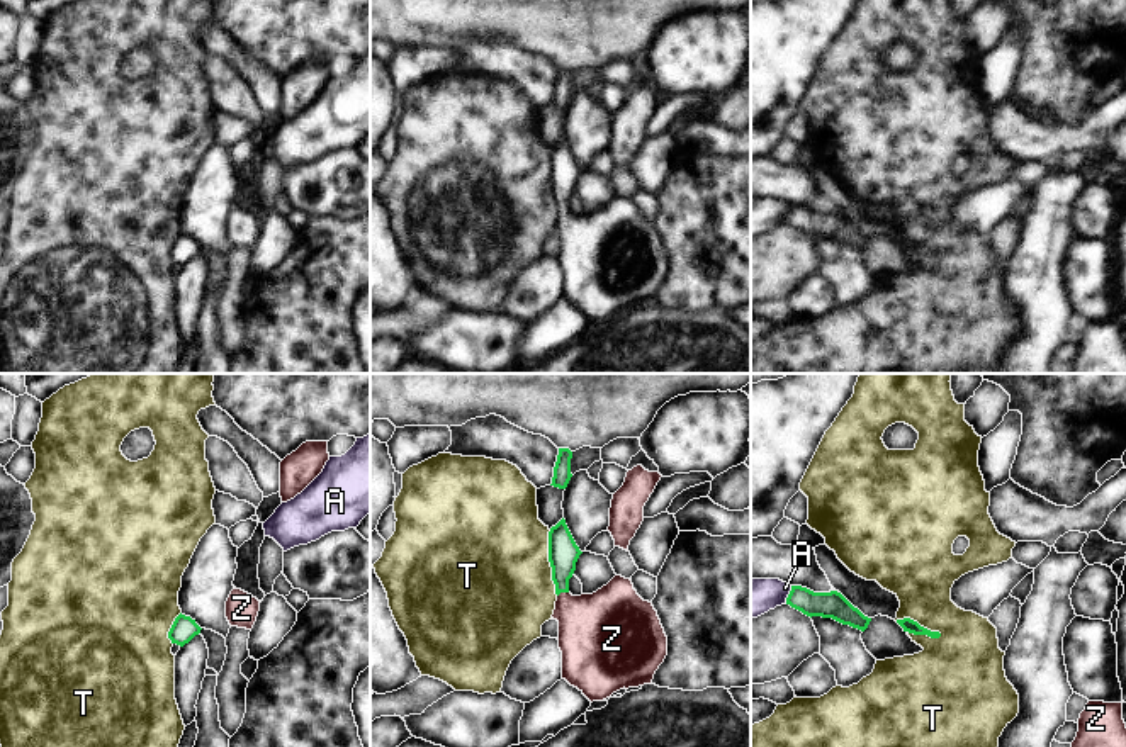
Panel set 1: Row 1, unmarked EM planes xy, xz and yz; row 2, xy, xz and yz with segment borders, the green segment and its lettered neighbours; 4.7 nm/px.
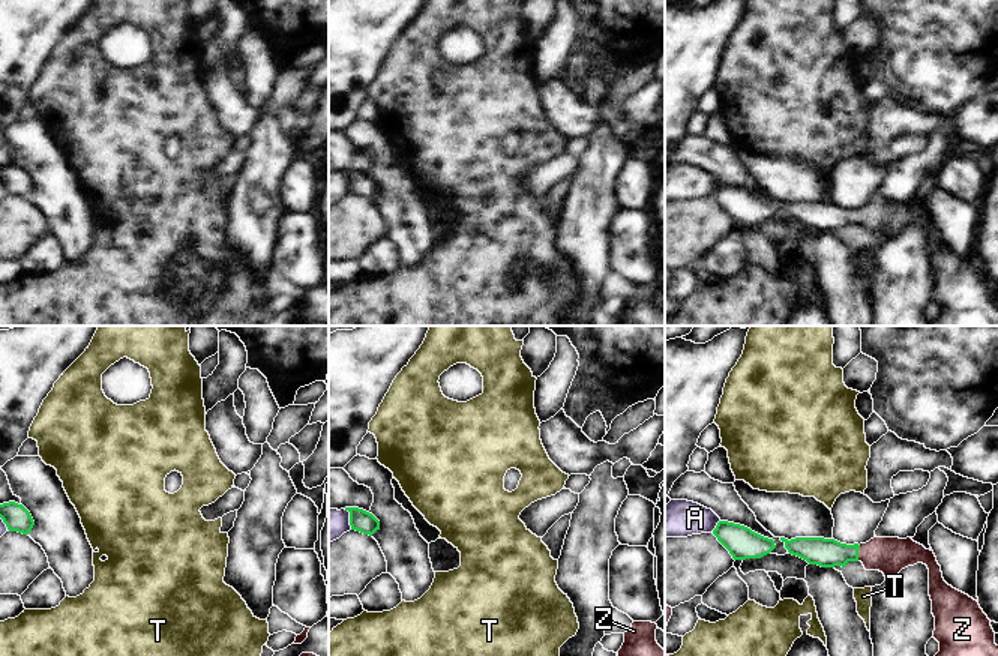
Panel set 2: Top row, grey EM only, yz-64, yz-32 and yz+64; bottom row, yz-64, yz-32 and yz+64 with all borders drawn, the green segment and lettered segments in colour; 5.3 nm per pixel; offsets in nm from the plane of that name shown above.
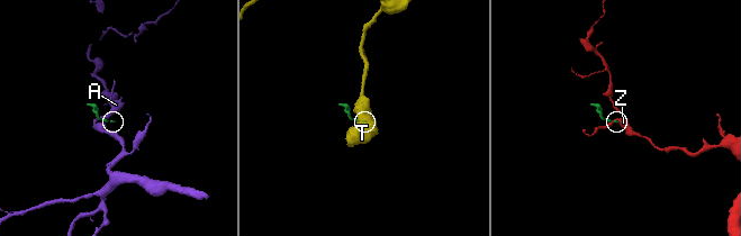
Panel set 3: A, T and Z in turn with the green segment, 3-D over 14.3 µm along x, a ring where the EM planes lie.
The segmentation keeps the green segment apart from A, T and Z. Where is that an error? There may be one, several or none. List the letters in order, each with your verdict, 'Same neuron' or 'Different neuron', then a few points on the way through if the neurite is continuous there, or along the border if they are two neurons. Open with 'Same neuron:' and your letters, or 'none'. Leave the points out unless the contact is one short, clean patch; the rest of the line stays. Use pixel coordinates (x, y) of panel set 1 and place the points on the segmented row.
Same neuron: Z
A: Different neuron
T: Different neuron. Boundary: yz (895, 620), (912, 618), (941, 635)
Z: Same neuron. Path across: xz (562, 552), (562, 591), (564, 600), (596, 632)

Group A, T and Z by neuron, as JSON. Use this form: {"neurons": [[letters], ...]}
{"neurons": [["A"], ["T"], ["Z"]]}

